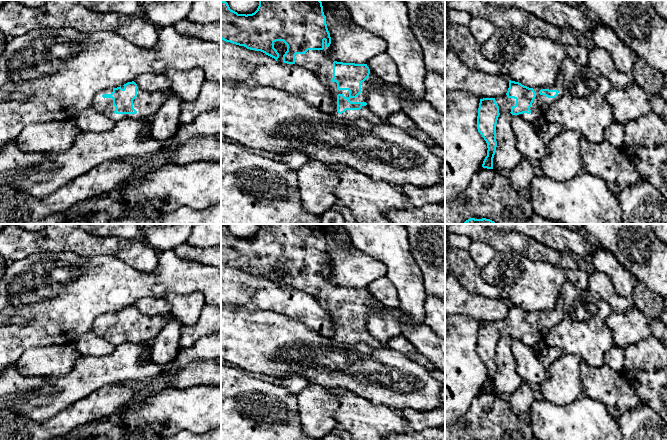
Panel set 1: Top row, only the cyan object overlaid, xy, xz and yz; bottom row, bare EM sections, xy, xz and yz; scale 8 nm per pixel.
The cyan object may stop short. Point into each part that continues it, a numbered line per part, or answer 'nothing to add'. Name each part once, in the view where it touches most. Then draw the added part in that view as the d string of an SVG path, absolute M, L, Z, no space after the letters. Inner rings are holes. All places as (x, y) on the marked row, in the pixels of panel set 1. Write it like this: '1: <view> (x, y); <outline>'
1: xz (320, 62); M324 40L324 49L323 50L308 50L305 54L296 54L295 55L295 65L300 66L302 68L305 68L307 70L313 71L315 74L318 75L320 81L327 85L330 90L333 93L333 105L334 105L334 110L333 110L333 116L336 118L343 118L343 119L351 119L351 120L357 120L357 119L364 119L365 121L376 125L380 126L385 124L381 118L377 117L368 107L362 106L360 110L346 110L344 113L339 114L337 112L337 95L338 94L343 94L345 97L349 97L349 91L348 90L338 90L337 89L337 83L332 82L331 79L333 78L333 62L334 59L330 56L330 51L331 48L325 46L325 40Z

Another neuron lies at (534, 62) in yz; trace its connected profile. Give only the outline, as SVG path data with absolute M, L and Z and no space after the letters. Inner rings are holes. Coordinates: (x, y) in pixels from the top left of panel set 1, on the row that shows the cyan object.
M496 28L491 37L481 44L482 55L498 65L509 80L529 88L548 88L555 85L560 65L566 57L565 45L547 38L535 38L516 28Z

